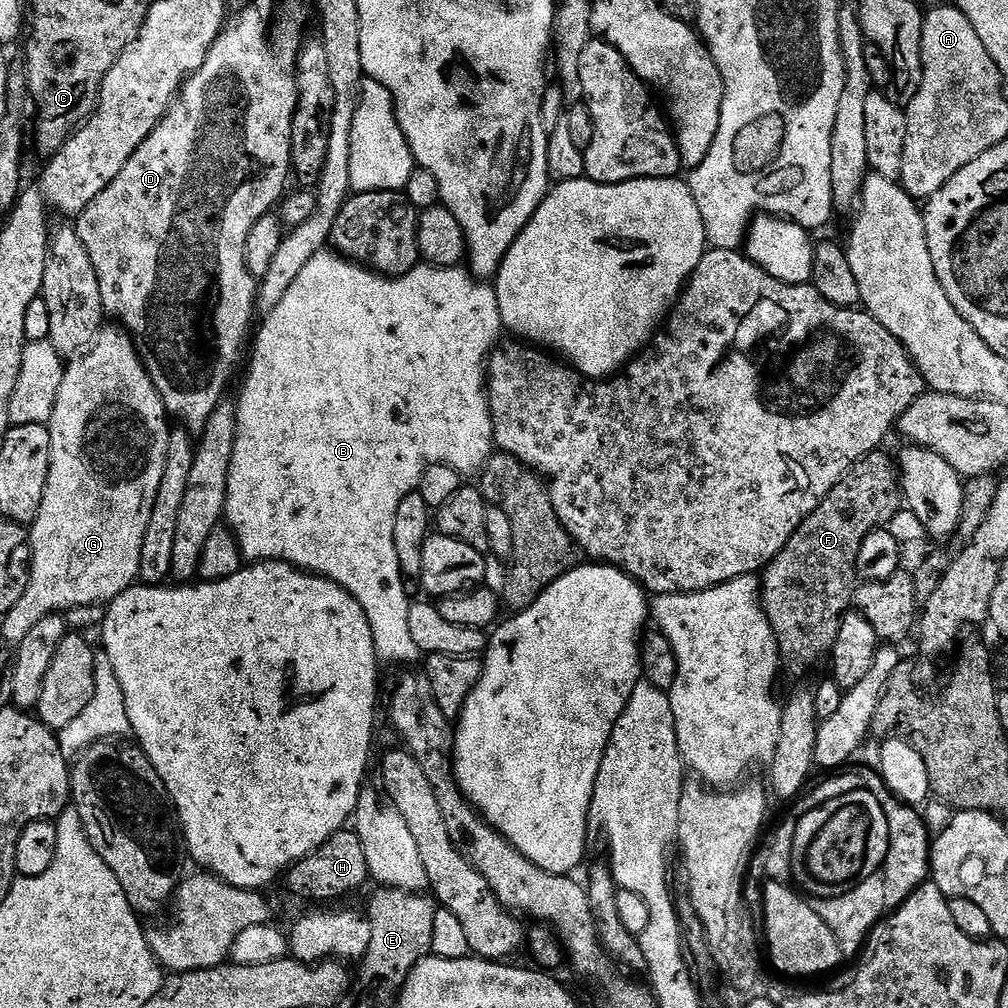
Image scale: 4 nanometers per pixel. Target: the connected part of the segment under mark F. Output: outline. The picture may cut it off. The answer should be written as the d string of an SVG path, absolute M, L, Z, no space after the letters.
M884 450L871 452L869 456L864 456L861 460L851 468L848 473L841 478L830 490L830 494L826 494L824 501L813 510L811 514L802 522L802 526L798 526L798 530L794 530L794 534L786 542L786 546L780 551L774 559L768 563L767 568L763 569L762 579L760 581L760 607L763 608L766 618L770 622L770 626L774 630L776 640L780 643L780 658L792 672L804 672L807 668L815 666L819 660L827 661L832 655L832 647L834 646L834 638L838 638L838 626L840 619L844 613L853 607L852 594L856 590L858 577L856 575L856 555L862 546L862 542L877 528L888 525L894 518L894 514L898 514L902 510L902 489L900 486L900 473L897 465L890 457L884 453Z

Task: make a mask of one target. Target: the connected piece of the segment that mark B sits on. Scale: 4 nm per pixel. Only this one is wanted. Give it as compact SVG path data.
M325 250L314 254L314 258L306 262L302 274L294 278L294 286L286 290L286 298L282 298L282 302L278 302L278 306L274 306L274 310L267 313L263 320L264 325L261 328L259 325L250 348L248 377L244 380L244 389L240 392L240 400L235 401L236 441L234 454L230 458L230 482L226 486L224 507L227 527L236 535L245 561L281 560L304 572L311 572L313 576L324 576L345 588L358 602L358 606L362 606L374 634L376 655L385 665L419 665L422 653L410 634L409 585L400 574L398 550L394 550L394 518L398 514L398 506L402 506L402 498L419 489L422 474L426 474L430 466L441 464L450 466L461 474L476 474L483 469L488 457L493 455L486 365L492 349L497 347L501 339L500 332L502 333L495 287L491 283L477 280L471 271L460 266L417 266L404 276L382 276L367 267L345 260L335 251Z

